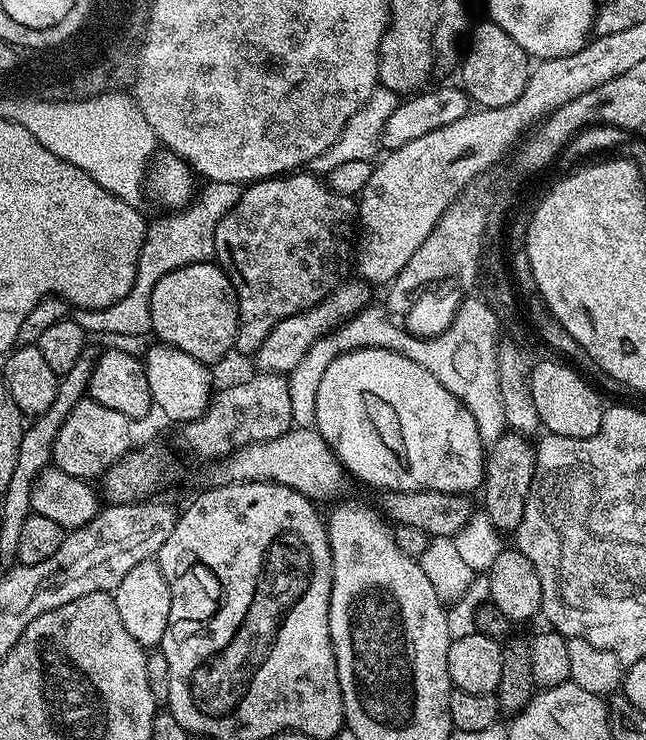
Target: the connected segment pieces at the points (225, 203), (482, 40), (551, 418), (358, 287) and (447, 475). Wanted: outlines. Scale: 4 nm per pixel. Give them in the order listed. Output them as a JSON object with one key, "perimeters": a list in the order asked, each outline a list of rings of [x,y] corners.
{"perimeters":[[[[208,182],[203,186],[205,188],[201,192],[199,189],[198,195],[187,206],[168,214],[172,216],[164,216],[147,225],[142,250],[138,254],[134,286],[130,286],[130,294],[126,294],[126,298],[105,308],[75,309],[74,319],[84,332],[97,332],[100,336],[149,335],[152,332],[152,319],[148,303],[150,294],[154,294],[154,286],[158,286],[166,274],[182,266],[206,264],[215,257],[214,230],[224,215],[236,205],[242,188],[234,182]]],[[[491,22],[483,23],[477,23],[467,37],[468,49],[465,52],[463,49],[458,60],[458,84],[464,89],[469,101],[480,108],[510,106],[510,102],[517,100],[528,85],[530,57],[522,50],[522,46],[518,46],[518,42],[514,42],[514,38],[510,38],[510,34],[506,34],[506,30]]],[[[540,360],[531,365],[530,394],[534,398],[541,425],[551,435],[581,440],[598,434],[606,404],[600,401],[601,393],[593,388],[574,369],[567,368],[556,360]]],[[[359,278],[352,279],[341,283],[340,287],[334,289],[321,304],[315,304],[307,312],[299,312],[282,322],[278,322],[278,326],[274,326],[274,330],[270,330],[270,334],[266,334],[262,346],[254,354],[257,369],[260,372],[277,374],[292,372],[294,366],[298,366],[298,362],[302,362],[306,350],[310,350],[310,346],[317,338],[324,335],[325,332],[332,331],[341,320],[369,307],[371,300],[368,299],[371,298],[373,289]]],[[[359,348],[356,352],[342,354],[330,366],[326,366],[326,374],[322,374],[322,382],[318,382],[318,398],[316,399],[316,422],[314,425],[321,438],[332,448],[332,453],[339,458],[340,465],[343,466],[345,473],[356,480],[361,480],[364,484],[369,484],[372,488],[387,490],[390,492],[463,492],[472,494],[483,485],[484,482],[484,457],[486,446],[480,440],[478,426],[474,426],[474,418],[470,410],[430,370],[418,366],[418,362],[410,362],[397,352],[382,350],[381,348]]]]}

